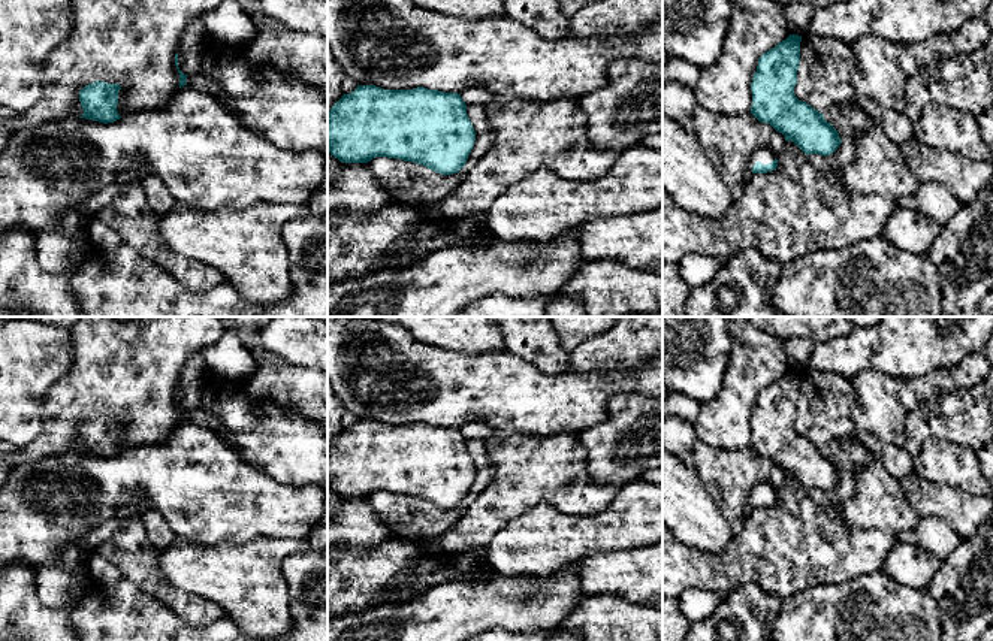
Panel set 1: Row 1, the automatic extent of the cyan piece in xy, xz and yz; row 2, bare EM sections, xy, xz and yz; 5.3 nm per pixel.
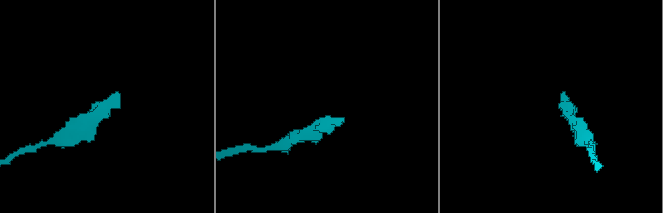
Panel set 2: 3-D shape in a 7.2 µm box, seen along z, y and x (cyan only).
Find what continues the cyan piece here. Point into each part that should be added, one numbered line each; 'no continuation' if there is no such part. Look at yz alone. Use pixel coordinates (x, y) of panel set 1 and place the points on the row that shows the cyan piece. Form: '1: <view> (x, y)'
1: yz (764, 156)

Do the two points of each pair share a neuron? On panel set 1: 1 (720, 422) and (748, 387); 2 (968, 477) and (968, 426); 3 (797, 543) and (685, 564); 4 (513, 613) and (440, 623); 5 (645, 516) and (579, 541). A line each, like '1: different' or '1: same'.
1: same
2: different
3: same
4: same
5: same

